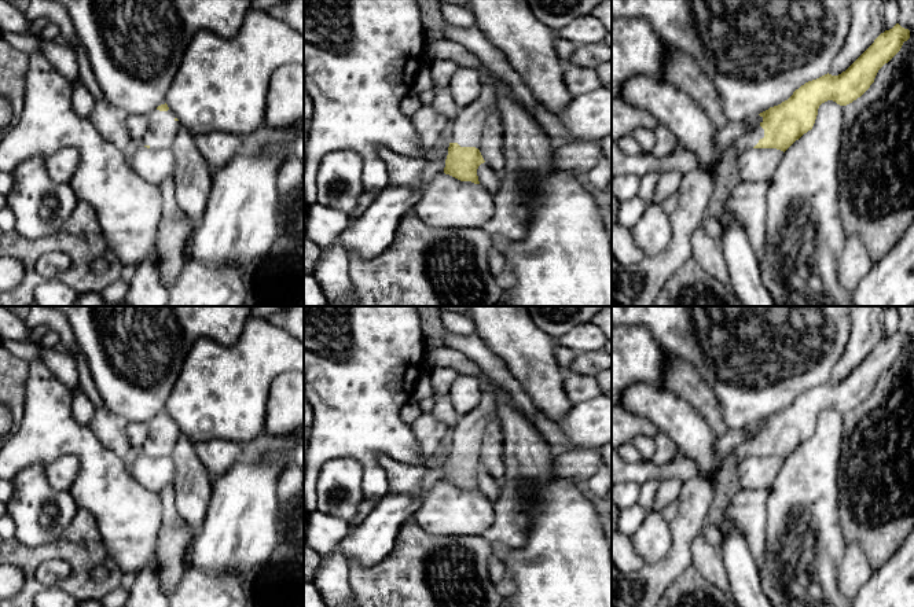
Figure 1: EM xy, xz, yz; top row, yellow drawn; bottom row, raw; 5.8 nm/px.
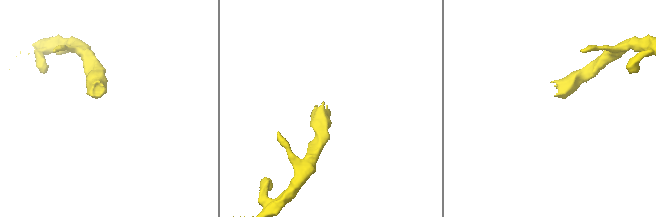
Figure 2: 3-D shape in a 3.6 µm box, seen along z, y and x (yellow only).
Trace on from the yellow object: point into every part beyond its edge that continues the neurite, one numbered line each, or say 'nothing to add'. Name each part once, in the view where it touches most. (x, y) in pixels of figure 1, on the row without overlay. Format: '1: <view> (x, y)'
1: yz (748, 448)

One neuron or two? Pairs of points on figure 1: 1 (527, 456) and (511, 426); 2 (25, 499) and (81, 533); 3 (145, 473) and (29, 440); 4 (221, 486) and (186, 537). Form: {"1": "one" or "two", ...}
{"1": "one", "2": "two", "3": "two", "4": "two"}

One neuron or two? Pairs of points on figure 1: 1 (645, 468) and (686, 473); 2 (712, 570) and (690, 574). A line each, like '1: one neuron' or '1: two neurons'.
1: one neuron
2: two neurons

